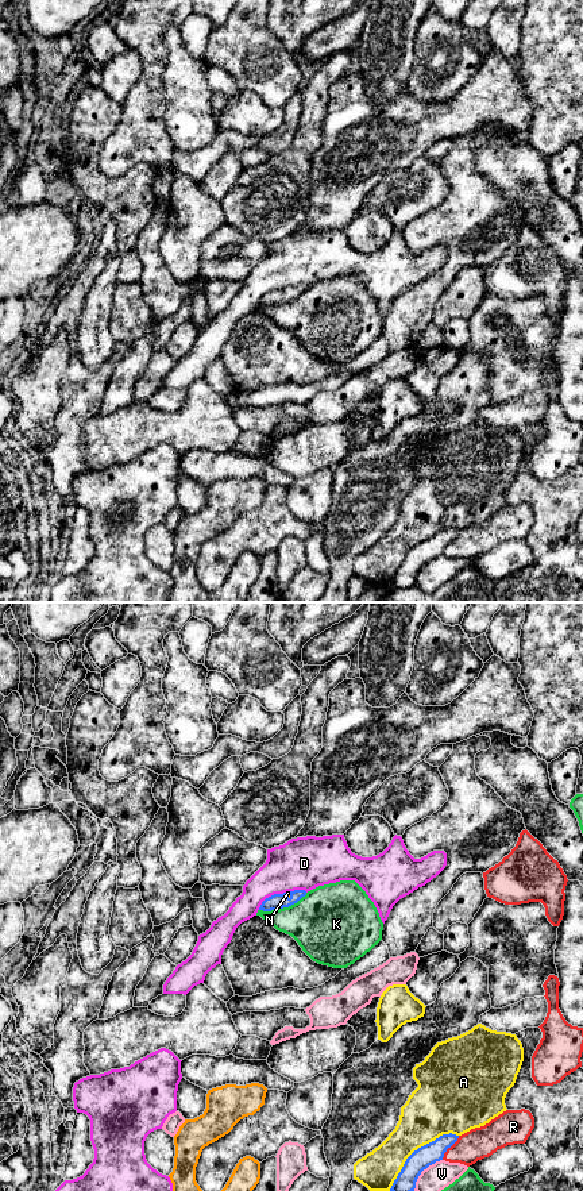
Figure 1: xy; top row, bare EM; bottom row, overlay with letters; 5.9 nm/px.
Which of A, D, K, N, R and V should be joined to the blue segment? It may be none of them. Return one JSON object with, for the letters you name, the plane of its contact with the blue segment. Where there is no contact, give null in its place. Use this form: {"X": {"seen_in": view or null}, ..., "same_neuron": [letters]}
{"N": {"seen_in": "xy"}, "same_neuron": ["N"]}

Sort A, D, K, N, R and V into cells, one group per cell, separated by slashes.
A / D / K / N / R / V

